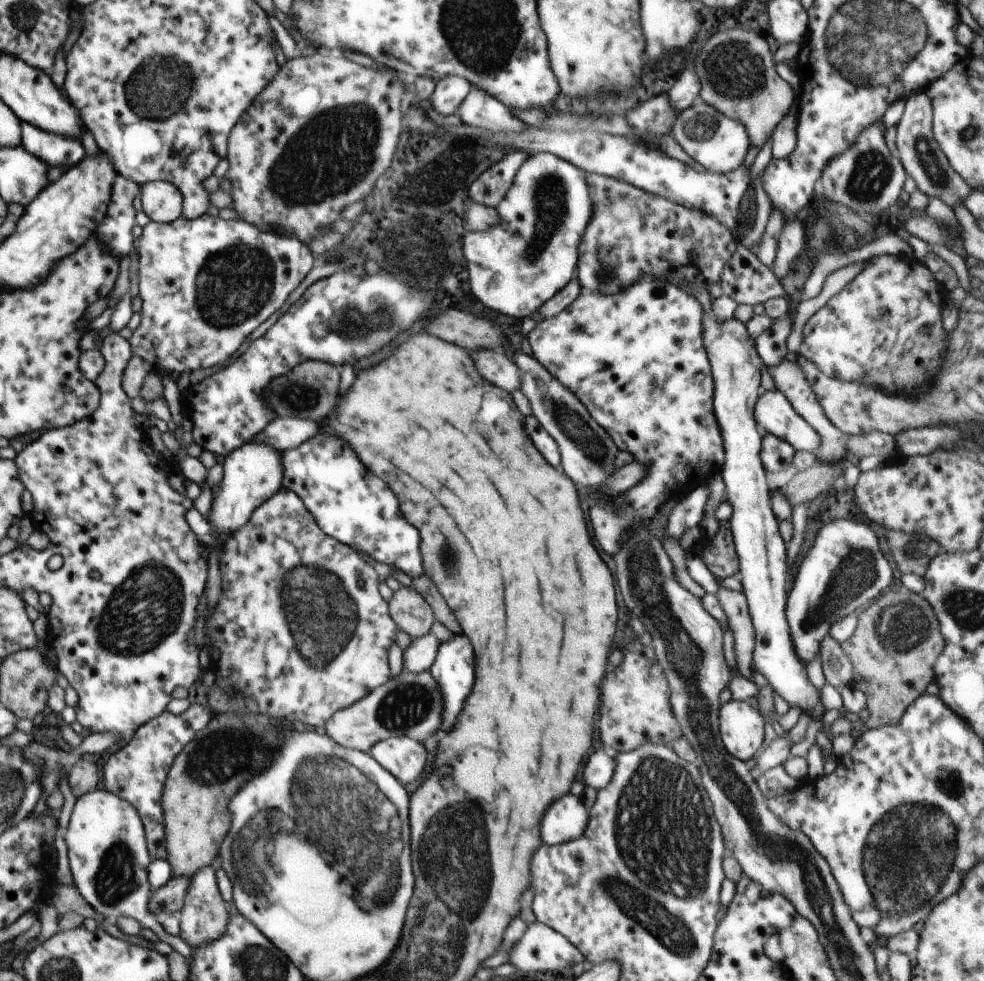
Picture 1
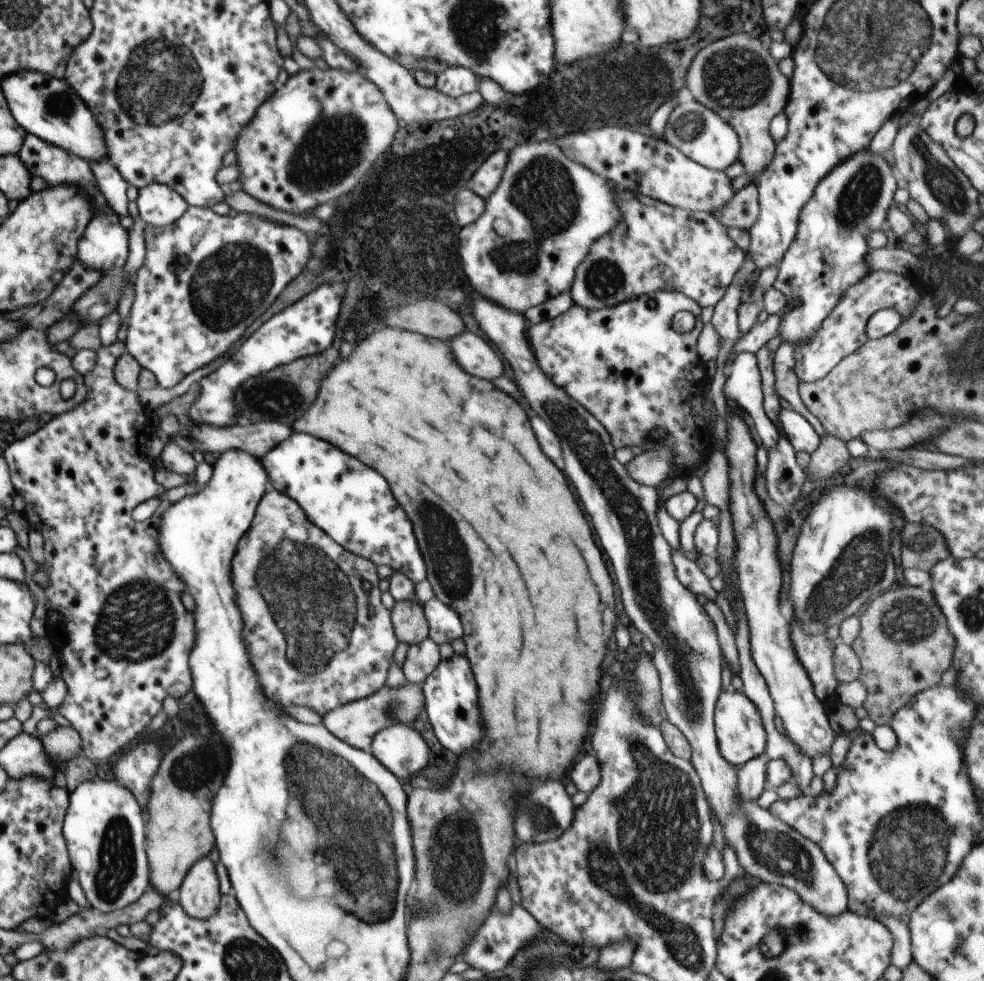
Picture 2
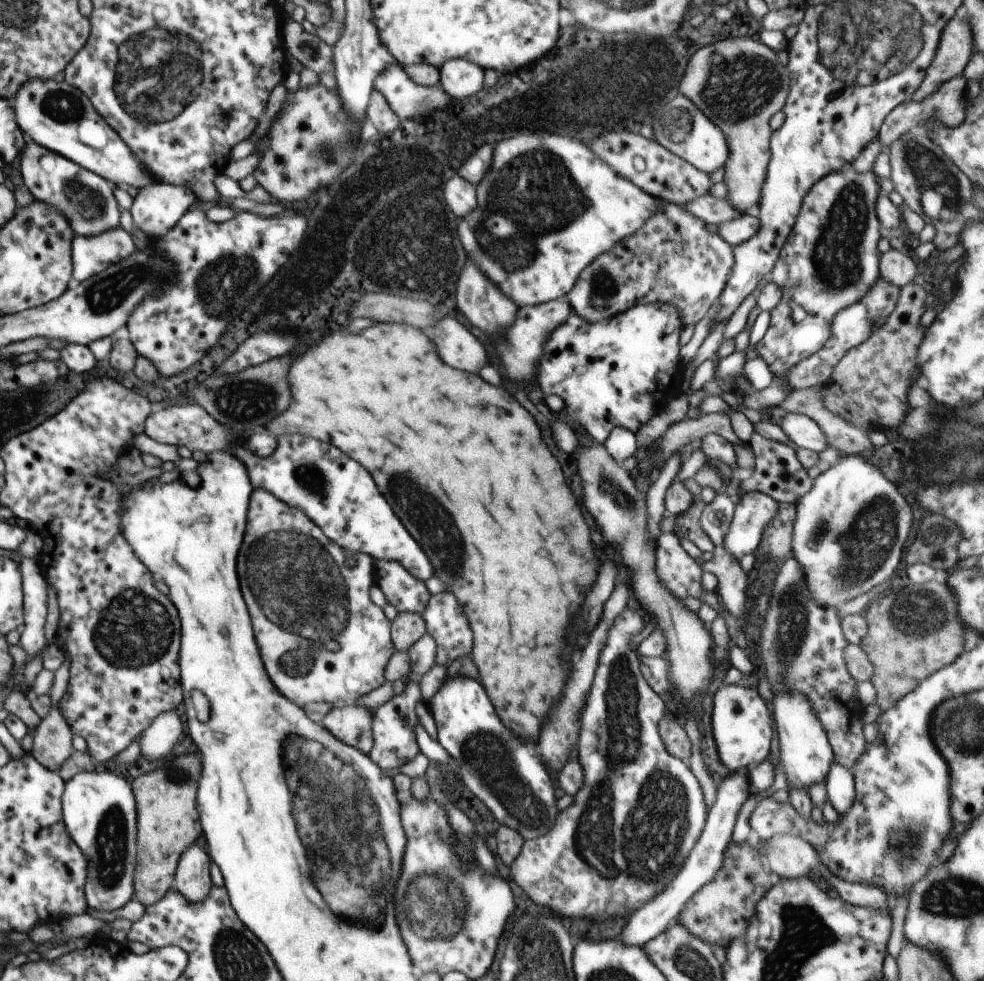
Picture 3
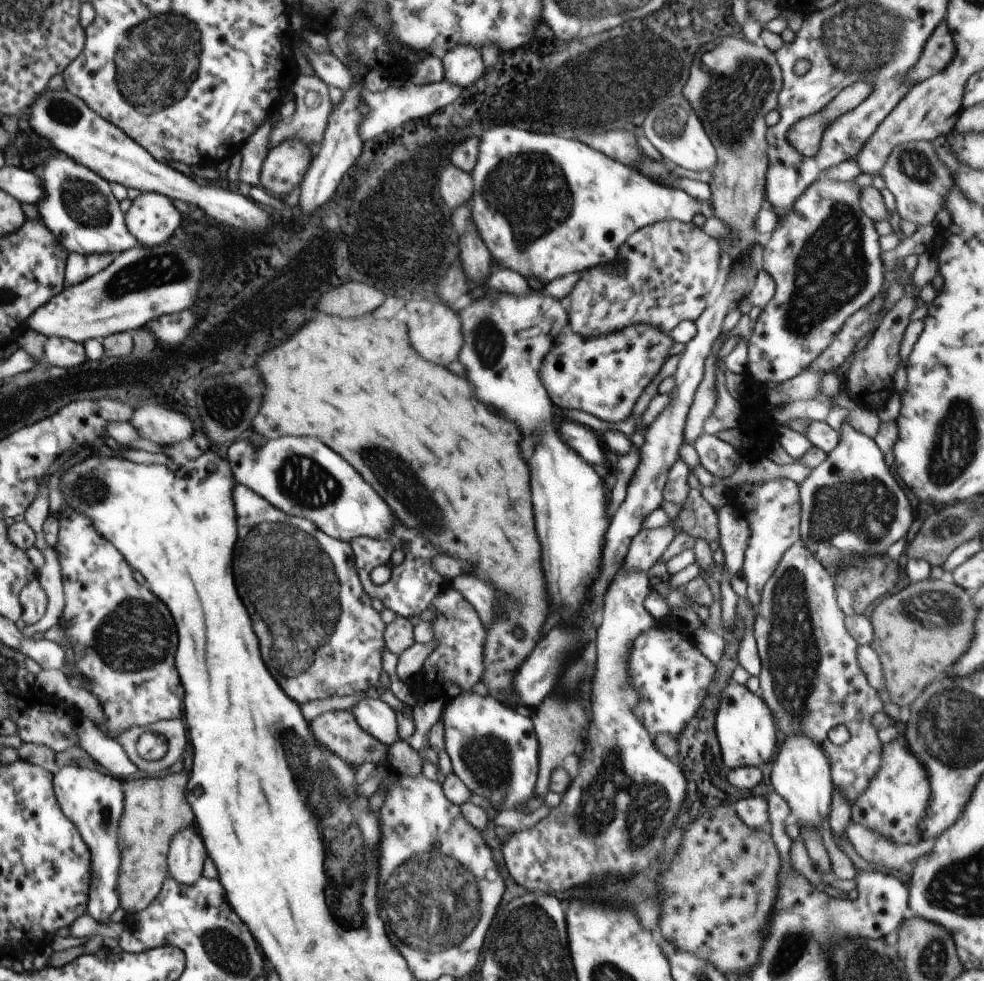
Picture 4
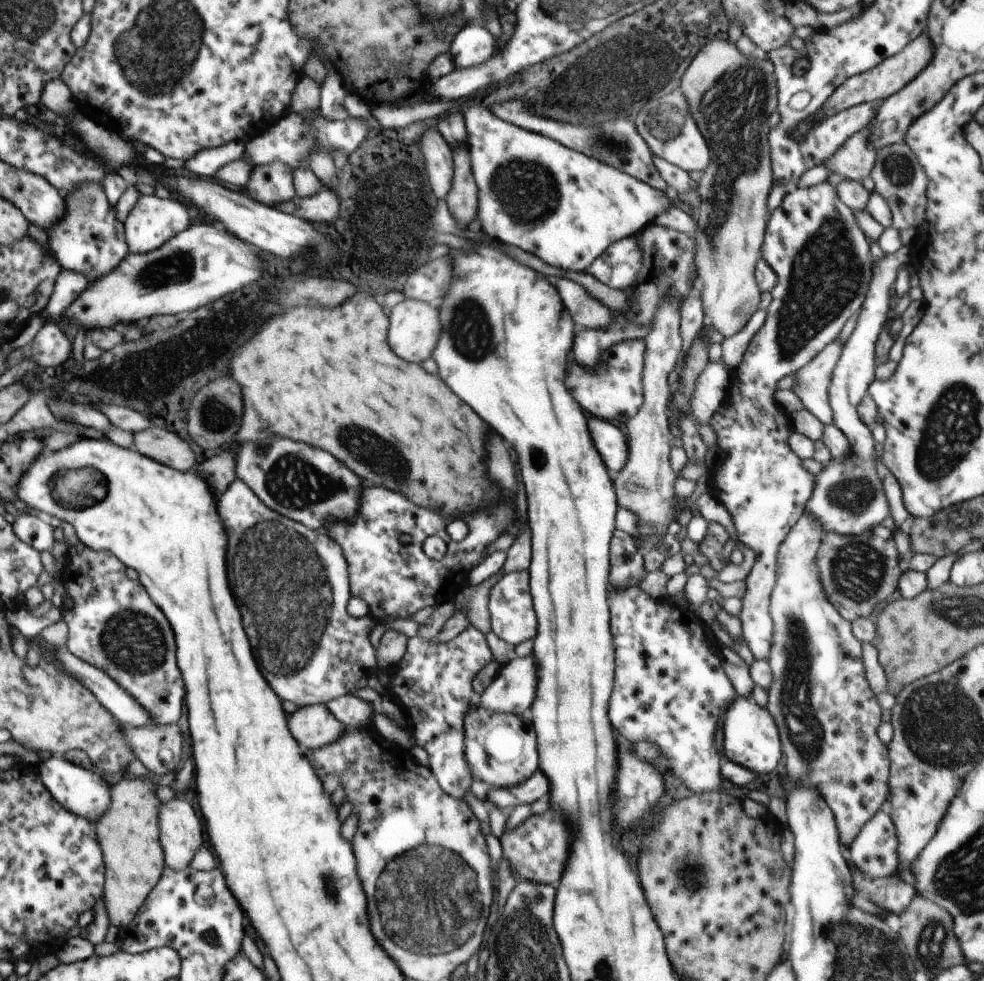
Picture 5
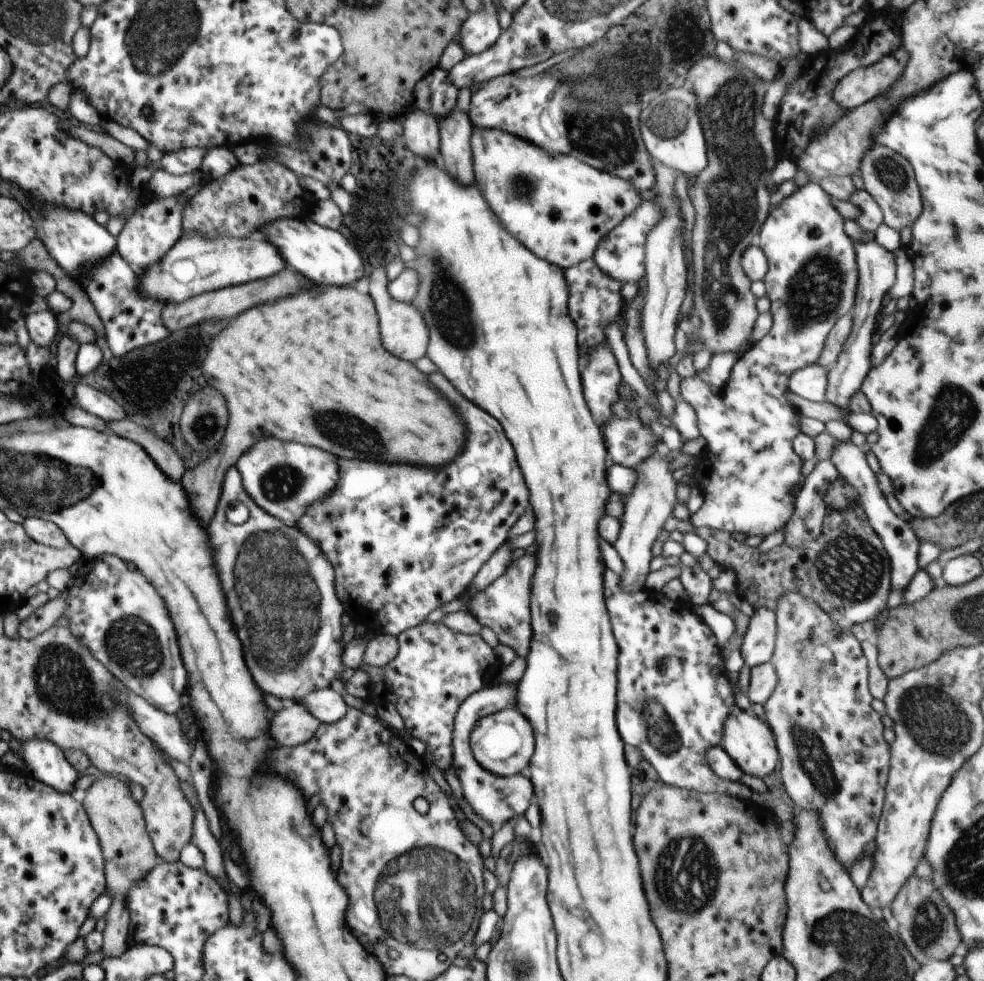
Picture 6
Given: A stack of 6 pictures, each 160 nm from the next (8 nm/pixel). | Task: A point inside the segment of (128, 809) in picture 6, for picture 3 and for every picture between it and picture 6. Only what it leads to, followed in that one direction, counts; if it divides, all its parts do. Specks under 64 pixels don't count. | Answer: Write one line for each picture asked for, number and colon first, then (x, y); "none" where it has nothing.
3: (168, 823)
4: (156, 809)
5: (129, 832)

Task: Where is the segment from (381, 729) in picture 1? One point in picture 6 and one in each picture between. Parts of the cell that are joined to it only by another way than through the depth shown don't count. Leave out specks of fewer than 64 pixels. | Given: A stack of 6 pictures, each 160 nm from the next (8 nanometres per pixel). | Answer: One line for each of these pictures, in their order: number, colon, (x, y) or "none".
2: (356, 723)
3: (352, 724)
4: (338, 730)
5: (314, 726)
6: (294, 725)

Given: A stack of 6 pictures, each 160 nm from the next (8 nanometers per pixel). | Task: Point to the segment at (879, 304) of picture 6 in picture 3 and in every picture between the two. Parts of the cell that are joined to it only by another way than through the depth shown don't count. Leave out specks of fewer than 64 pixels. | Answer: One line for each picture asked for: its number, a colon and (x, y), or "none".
3: (850, 527)
4: (851, 507)
5: (847, 499)

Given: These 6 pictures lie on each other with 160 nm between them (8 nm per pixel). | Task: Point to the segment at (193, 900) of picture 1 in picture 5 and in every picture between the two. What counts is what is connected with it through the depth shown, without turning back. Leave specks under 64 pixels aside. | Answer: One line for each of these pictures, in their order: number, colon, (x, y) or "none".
2: (200, 896)
3: (192, 880)
4: (186, 855)
5: (180, 832)

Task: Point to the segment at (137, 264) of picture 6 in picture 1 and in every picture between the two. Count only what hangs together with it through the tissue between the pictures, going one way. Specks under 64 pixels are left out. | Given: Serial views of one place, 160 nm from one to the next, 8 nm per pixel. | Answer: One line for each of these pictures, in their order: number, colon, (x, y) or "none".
1: (162, 201)
2: (159, 205)
3: (157, 207)
4: (152, 218)
5: (153, 221)

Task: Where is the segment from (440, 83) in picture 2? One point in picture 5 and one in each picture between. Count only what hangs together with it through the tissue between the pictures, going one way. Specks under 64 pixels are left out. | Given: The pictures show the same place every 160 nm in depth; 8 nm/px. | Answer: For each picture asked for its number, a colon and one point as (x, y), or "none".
3: (460, 78)
4: (463, 64)
5: (473, 45)

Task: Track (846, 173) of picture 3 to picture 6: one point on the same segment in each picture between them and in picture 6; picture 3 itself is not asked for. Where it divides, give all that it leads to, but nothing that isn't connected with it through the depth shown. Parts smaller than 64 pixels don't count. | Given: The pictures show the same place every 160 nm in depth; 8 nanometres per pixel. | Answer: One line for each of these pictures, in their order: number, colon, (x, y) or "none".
4: (824, 256)
5: (821, 257)
6: (812, 279)

